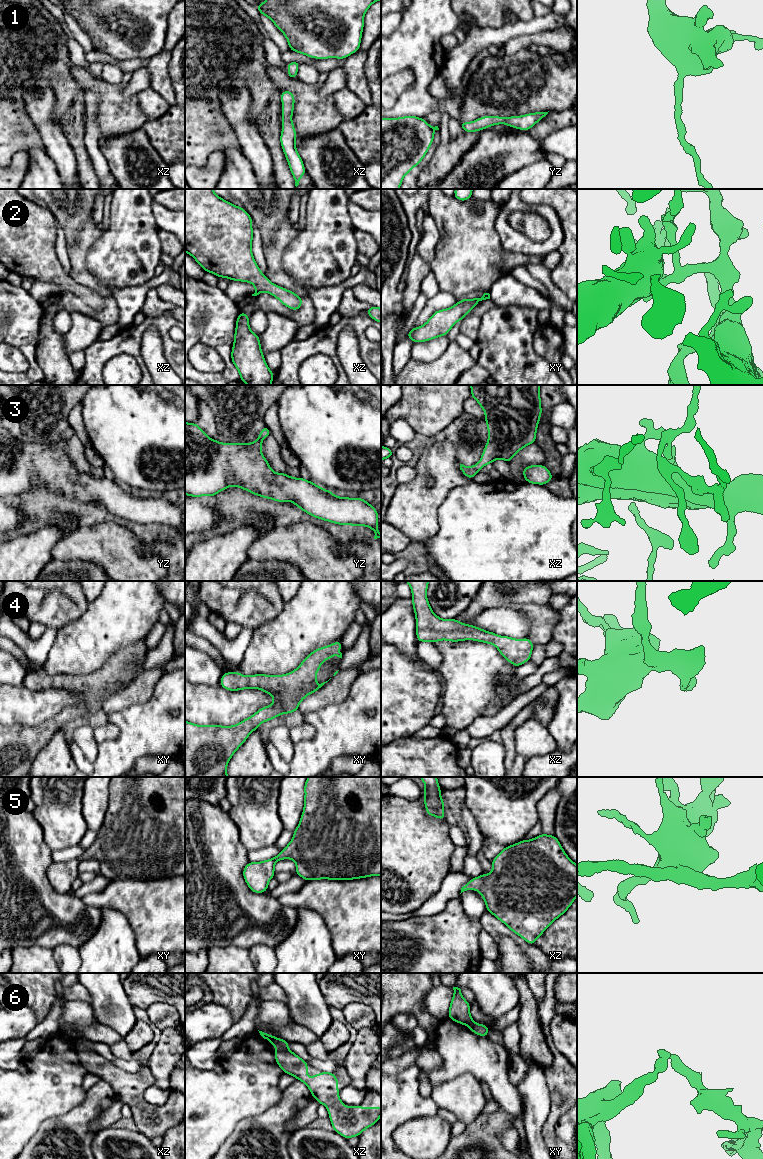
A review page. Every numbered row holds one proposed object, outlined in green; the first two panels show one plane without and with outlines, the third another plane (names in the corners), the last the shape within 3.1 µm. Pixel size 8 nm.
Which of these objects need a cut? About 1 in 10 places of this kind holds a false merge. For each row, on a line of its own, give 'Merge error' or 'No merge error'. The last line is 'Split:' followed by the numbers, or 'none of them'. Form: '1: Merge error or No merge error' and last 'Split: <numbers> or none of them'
1: No merge error
2: No merge error
3: No merge error
4: No merge error
5: No merge error
6: Merge error
Split: 6

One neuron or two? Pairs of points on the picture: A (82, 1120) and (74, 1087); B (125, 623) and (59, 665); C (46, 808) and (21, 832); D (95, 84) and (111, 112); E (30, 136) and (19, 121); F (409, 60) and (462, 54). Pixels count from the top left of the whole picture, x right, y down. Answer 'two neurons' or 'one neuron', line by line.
A: two neurons
B: one neuron
C: two neurons
D: one neuron
E: one neuron
F: two neurons

